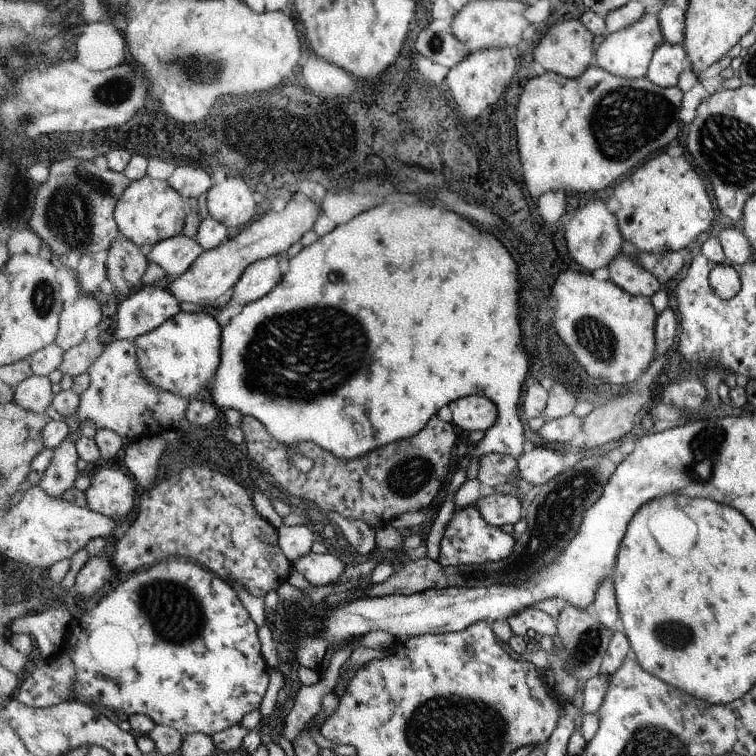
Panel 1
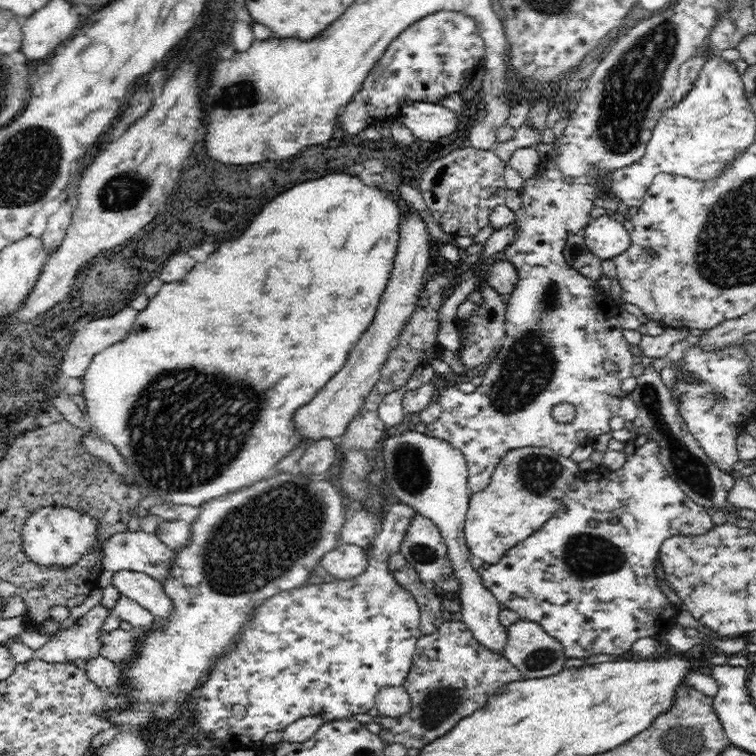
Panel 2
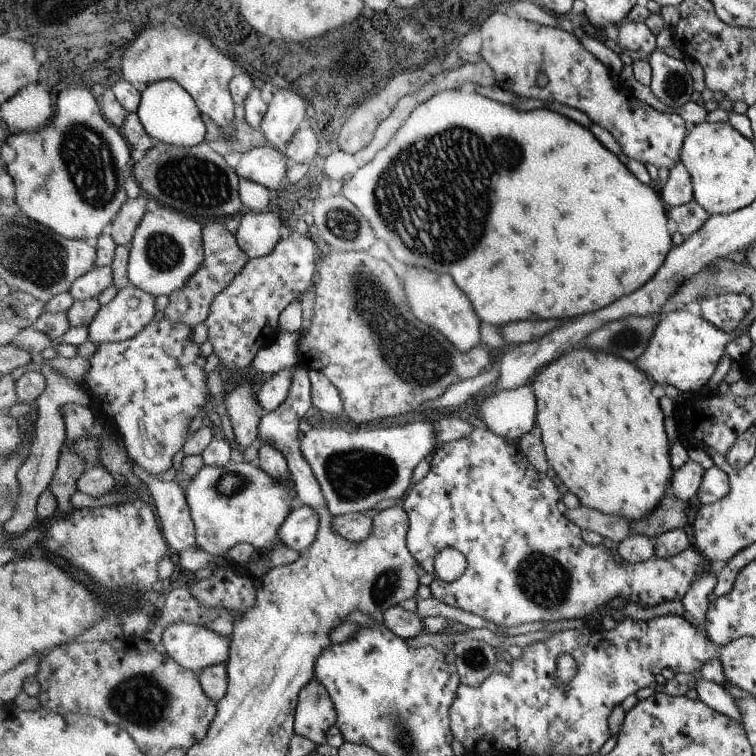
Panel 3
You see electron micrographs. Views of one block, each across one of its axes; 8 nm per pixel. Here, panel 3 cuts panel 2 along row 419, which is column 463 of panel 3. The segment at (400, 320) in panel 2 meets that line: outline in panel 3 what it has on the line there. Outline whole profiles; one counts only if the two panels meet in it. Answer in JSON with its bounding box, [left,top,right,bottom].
[404,268,483,352]

